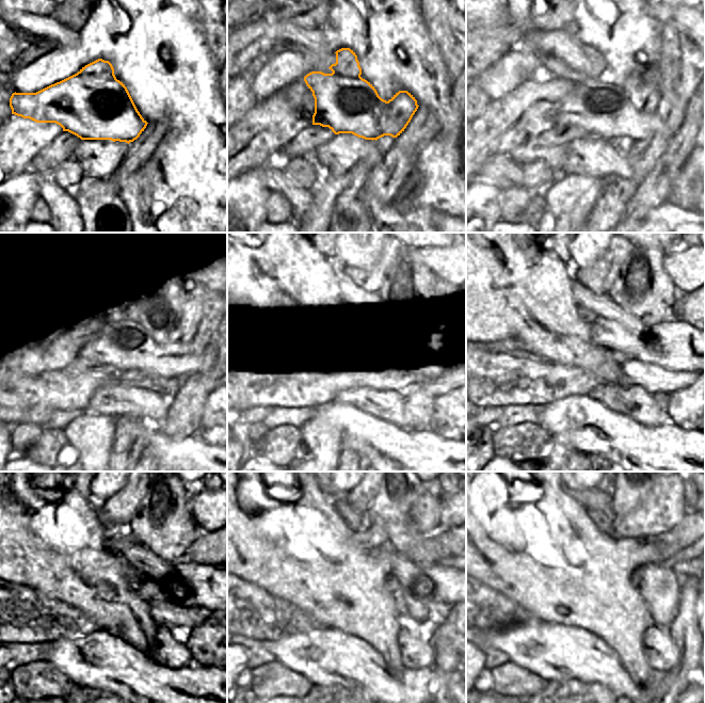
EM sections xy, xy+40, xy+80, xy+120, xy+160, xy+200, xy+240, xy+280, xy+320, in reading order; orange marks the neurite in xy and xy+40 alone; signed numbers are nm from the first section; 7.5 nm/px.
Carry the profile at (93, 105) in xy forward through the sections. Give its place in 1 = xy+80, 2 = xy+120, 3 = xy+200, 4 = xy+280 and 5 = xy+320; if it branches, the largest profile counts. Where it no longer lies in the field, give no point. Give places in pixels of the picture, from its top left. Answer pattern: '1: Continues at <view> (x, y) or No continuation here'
1: Continues at xy+80 (603, 109)
2: Continues at xy+120 (151, 341)
3: Continues at xy+200 (668, 344)
4: Continues at xy+280 (444, 578)
5: Continues at xy+320 (681, 578)

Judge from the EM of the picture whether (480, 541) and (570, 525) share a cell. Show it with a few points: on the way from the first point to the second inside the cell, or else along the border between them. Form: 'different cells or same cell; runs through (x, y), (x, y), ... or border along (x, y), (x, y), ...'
same cell; runs through (502, 541), (547, 541)

